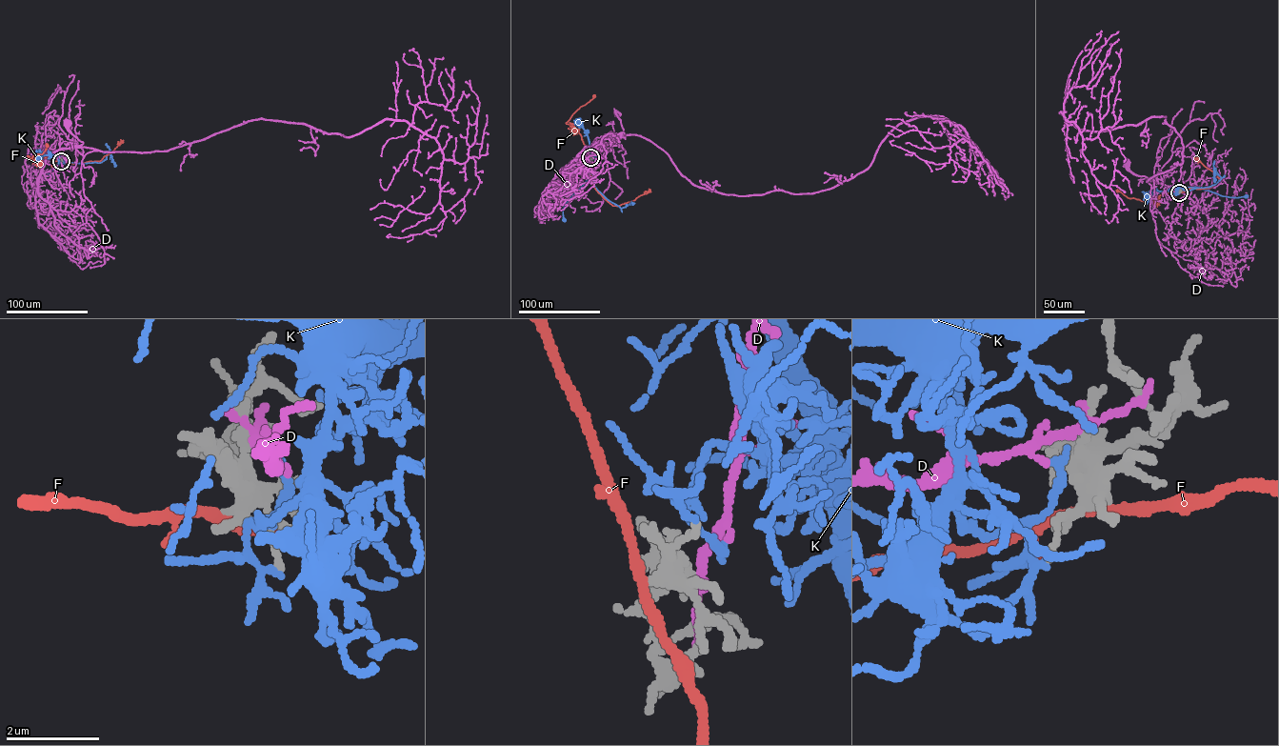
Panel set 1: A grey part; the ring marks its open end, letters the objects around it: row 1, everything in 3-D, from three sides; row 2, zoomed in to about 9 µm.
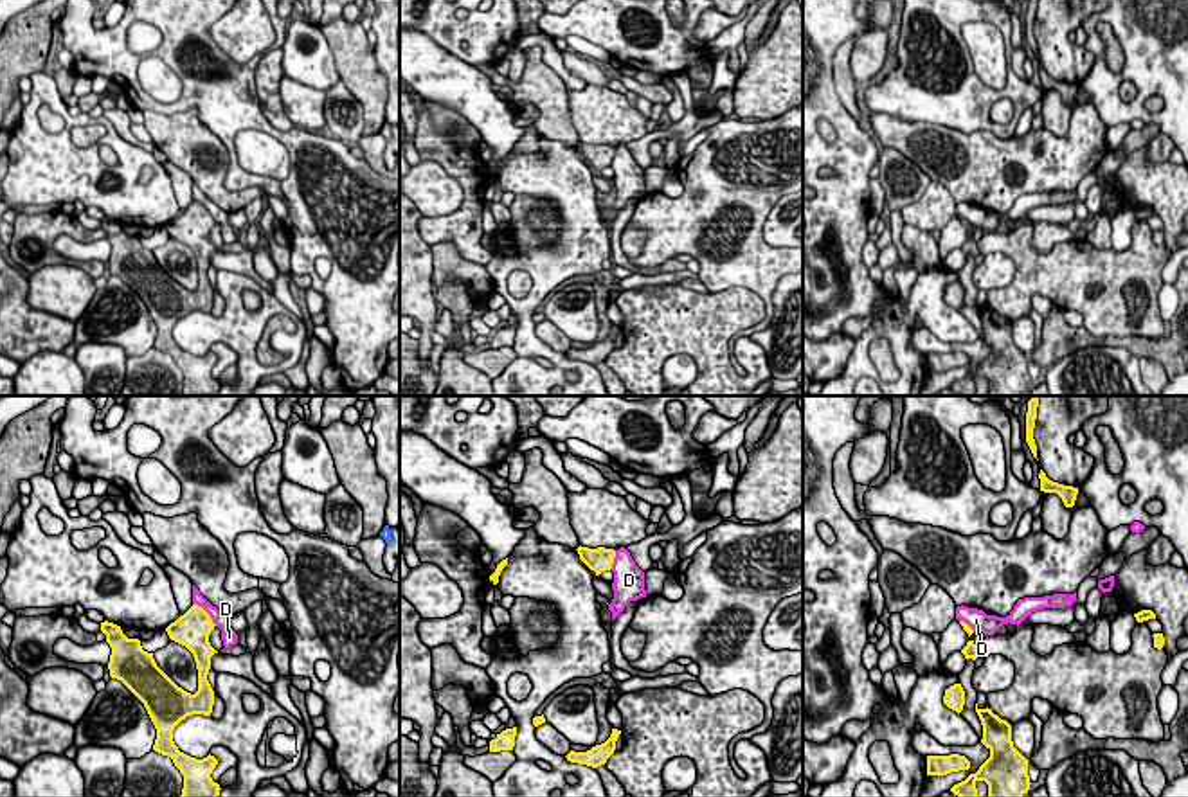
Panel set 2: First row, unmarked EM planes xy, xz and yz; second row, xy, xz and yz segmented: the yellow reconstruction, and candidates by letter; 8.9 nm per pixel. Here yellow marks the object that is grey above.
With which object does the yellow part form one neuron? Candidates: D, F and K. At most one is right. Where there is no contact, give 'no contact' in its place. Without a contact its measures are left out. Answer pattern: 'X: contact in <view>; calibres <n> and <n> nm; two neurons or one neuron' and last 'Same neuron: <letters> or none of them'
D: contact in xy; calibres 320 and 140 nm; two neurons
F: no contact; two neurons
K: no contact; two neurons
Same neuron: none of them

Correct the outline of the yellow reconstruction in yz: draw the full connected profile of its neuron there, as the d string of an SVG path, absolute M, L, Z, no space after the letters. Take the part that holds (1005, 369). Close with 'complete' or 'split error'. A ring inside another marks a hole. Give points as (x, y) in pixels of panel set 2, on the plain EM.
M976 300L976 309L983 322L981 340L990 347L990 354L979 363L976 371L970 371L965 378L954 381L950 389L959 396L977 394L977 378L988 381L988 396L1021 396L1030 387L1028 356L1013 344L1012 322L1001 317L992 306L979 306Z | complete

